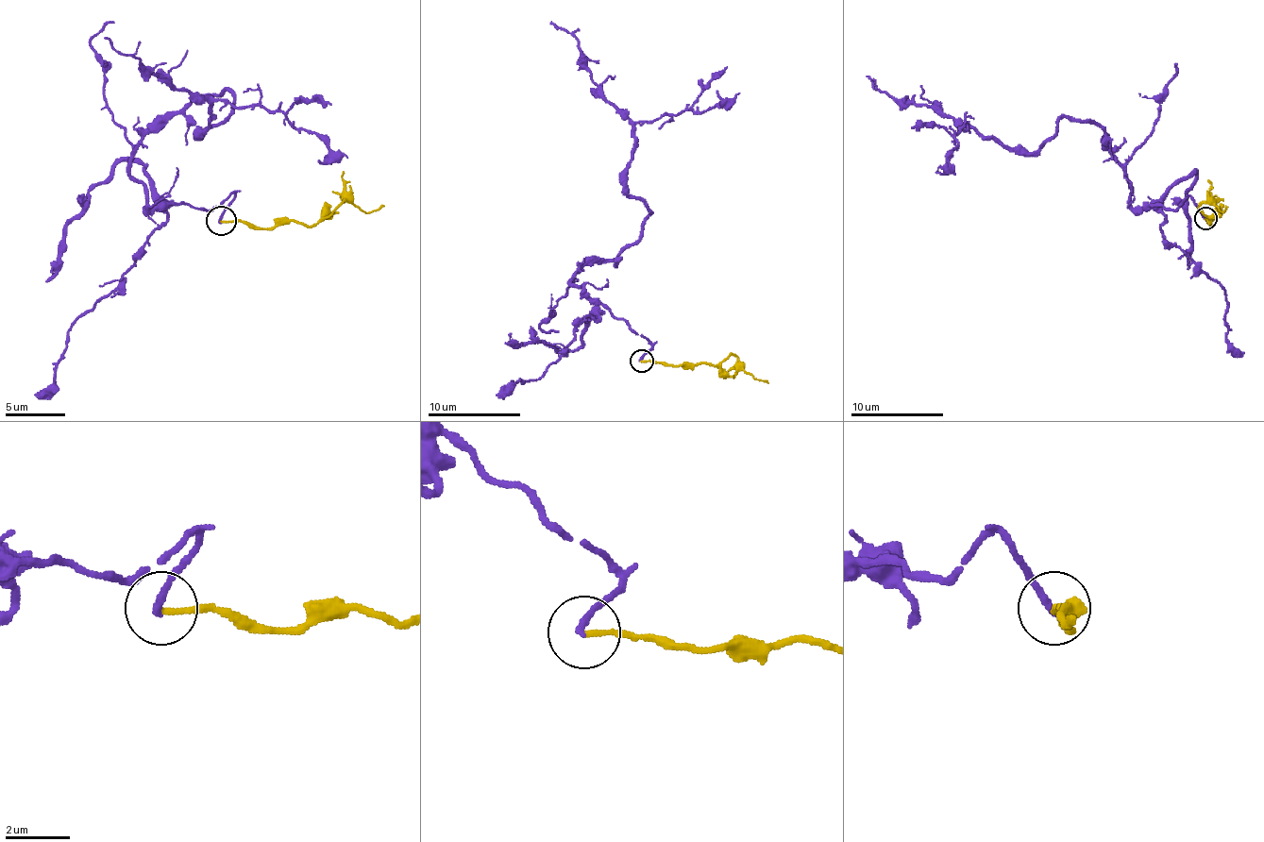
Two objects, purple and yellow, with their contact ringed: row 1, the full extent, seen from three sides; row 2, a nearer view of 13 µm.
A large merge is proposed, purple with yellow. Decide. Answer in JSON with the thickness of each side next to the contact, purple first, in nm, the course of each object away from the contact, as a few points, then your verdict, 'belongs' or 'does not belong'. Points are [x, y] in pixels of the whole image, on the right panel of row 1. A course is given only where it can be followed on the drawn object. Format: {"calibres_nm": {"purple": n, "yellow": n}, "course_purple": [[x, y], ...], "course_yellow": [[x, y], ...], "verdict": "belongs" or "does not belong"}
{"calibres_nm": {"purple": 220, "yellow": 160}, "course_purple": [[1206, 220], [1188, 196], [1176, 209], [1132, 206], [1095, 123], [1058, 121], [1040, 148], [1015, 153], [867, 76]], "course_yellow": [[1206, 217], [1199, 206], [1213, 204], [1224, 210], [1227, 206]], "verdict": "does not belong"}

